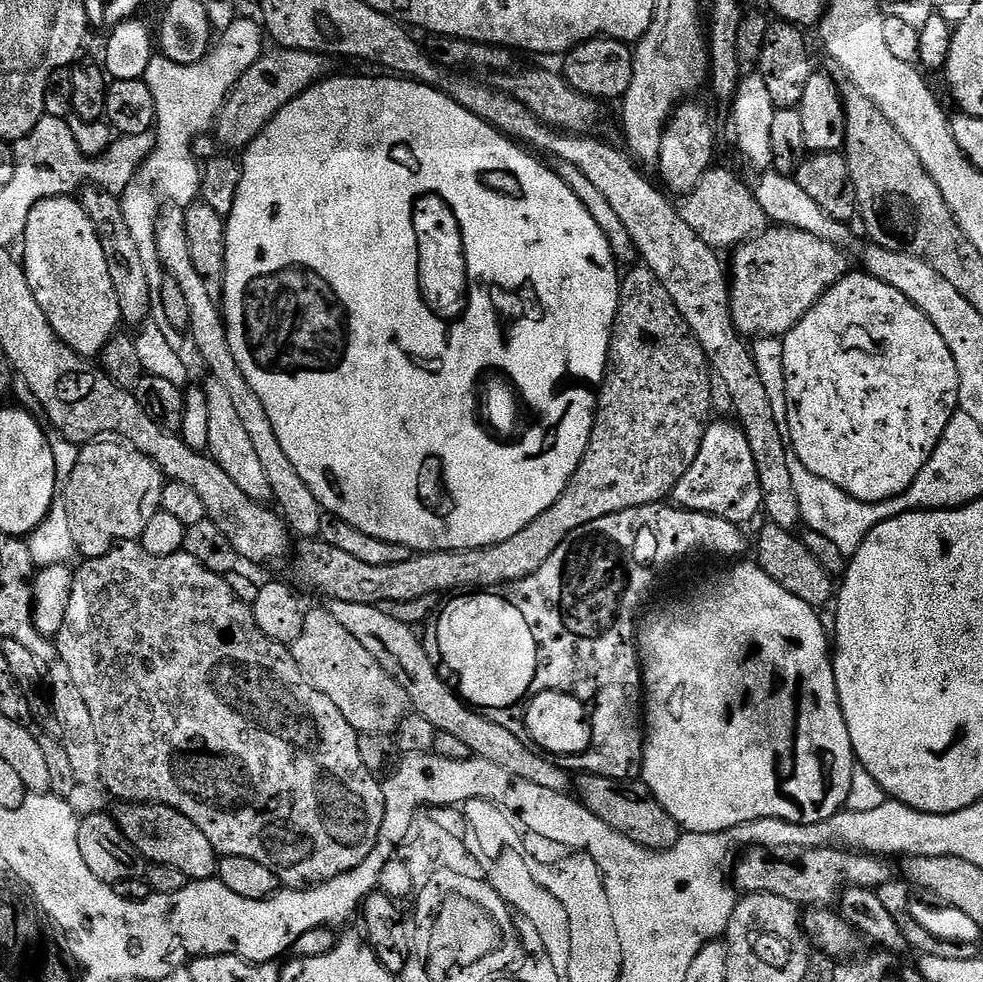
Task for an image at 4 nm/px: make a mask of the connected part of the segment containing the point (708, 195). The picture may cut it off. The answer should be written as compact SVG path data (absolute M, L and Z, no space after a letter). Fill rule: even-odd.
M719 166L709 168L696 189L683 197L679 209L686 226L690 226L690 230L694 230L694 234L698 234L698 238L702 238L706 246L717 250L735 249L768 231L770 227L768 215L764 213L762 206L758 206L755 191L749 185L747 188L730 169Z

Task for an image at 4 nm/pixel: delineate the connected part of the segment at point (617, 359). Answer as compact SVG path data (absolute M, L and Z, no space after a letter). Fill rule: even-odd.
M633 267L631 270L623 273L620 281L620 305L616 311L616 323L612 325L612 344L608 348L608 370L604 374L603 384L599 385L598 388L596 421L592 427L588 448L584 452L584 457L578 466L578 470L570 478L566 490L560 495L558 502L554 502L554 506L550 506L550 510L538 514L538 518L534 518L534 522L530 522L530 526L518 530L518 534L514 534L514 538L506 538L506 542L498 542L485 548L458 550L457 552L422 552L412 555L406 562L394 562L394 566L370 566L367 562L362 562L360 559L346 554L343 550L338 550L338 546L325 544L319 538L308 538L301 543L304 545L301 546L300 557L296 560L296 572L300 575L302 583L309 584L312 588L317 588L322 595L328 596L327 599L329 601L341 600L342 602L354 602L355 604L377 604L383 601L410 602L411 599L422 598L423 595L434 594L436 592L439 594L452 594L457 590L493 588L494 586L513 584L519 580L530 578L530 574L542 570L542 562L546 562L546 558L550 558L550 554L554 554L554 550L558 550L558 546L562 546L562 542L566 542L567 536L572 531L586 526L587 523L595 522L603 516L614 515L620 511L630 510L632 507L642 507L647 504L655 504L663 501L671 493L672 488L682 478L682 474L686 474L686 470L690 470L694 458L698 458L698 450L702 446L702 438L706 434L710 423L707 416L708 411L712 408L712 384L714 385L714 373L708 367L706 354L702 350L700 343L696 341L694 334L690 330L690 326L686 324L686 318L682 318L678 306L674 306L674 298L670 298L670 294L666 294L666 286L662 286L662 282L658 282L658 278L648 267Z

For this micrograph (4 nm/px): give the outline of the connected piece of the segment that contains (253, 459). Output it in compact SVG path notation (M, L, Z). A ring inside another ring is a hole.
M209 379L208 385L203 385L202 391L206 398L206 410L208 411L208 422L206 425L206 452L212 459L234 478L235 484L250 498L261 502L272 500L272 487L267 480L266 474L262 470L262 461L258 459L258 453L254 450L253 443L250 442L249 435L246 434L246 426L242 426L242 417L238 414L238 409L234 407L234 402L230 398L226 386L222 382Z

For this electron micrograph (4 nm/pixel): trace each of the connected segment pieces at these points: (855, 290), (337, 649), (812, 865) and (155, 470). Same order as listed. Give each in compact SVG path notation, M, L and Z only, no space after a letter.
M863 270L853 271L843 276L833 288L825 292L824 297L815 304L806 315L785 336L782 350L782 366L786 366L786 398L788 399L788 419L786 436L790 447L802 458L802 466L810 470L810 474L818 474L818 478L826 478L826 482L834 482L846 494L858 498L867 504L877 504L883 500L892 500L902 495L916 481L916 475L924 469L924 464L932 456L938 446L950 418L958 410L960 402L960 379L958 366L954 362L954 354L950 354L950 346L946 346L946 338L938 334L938 326L926 315L902 290L894 290L886 282L868 275Z
M327 607L305 611L302 634L290 645L290 651L304 677L342 710L342 718L357 734L395 733L398 722L408 715L410 705L404 687L378 666L374 654L369 654L366 646L343 628Z
M825 846L823 848L809 848L801 851L800 856L796 860L796 864L792 860L771 860L771 855L765 854L760 850L748 850L744 857L740 860L740 865L736 868L736 880L734 884L741 893L749 892L769 892L770 894L778 894L782 899L789 900L801 906L815 906L816 908L831 909L832 904L843 897L844 891L848 888L871 888L879 890L882 886L886 886L886 882L894 879L892 872L893 861L883 856L873 856L871 852L858 852L855 850L845 850L840 846Z
M97 438L83 445L77 452L80 453L77 454L76 465L68 476L68 485L65 488L63 485L62 488L62 503L70 518L70 534L74 534L77 553L93 560L106 554L117 544L135 541L143 534L150 515L148 500L152 506L159 505L166 477L149 456L144 456L112 438Z

